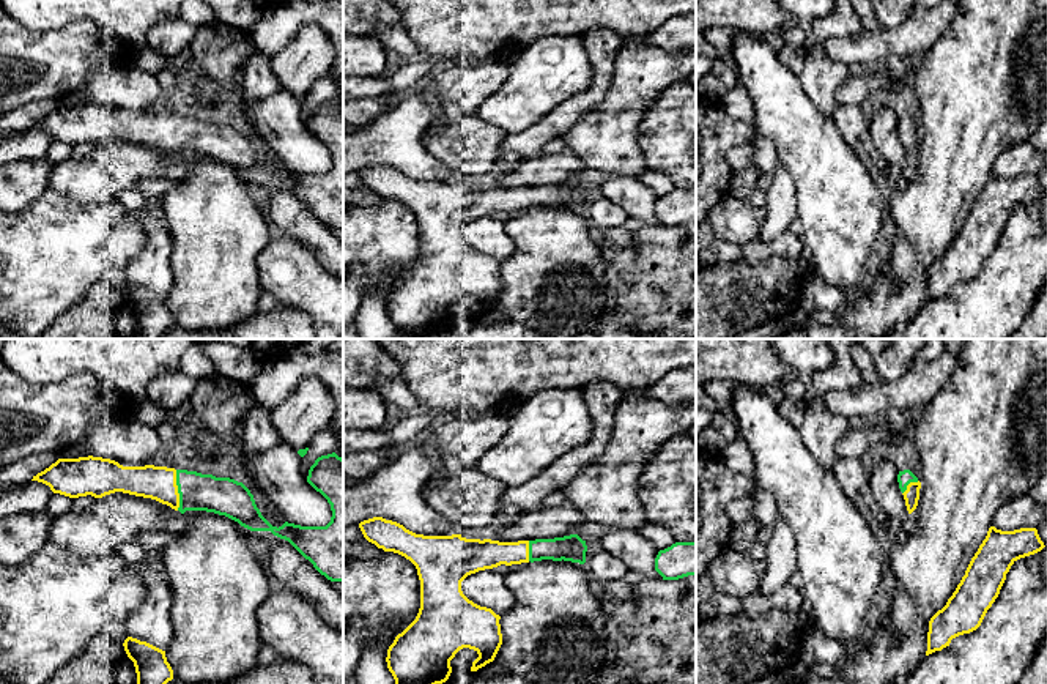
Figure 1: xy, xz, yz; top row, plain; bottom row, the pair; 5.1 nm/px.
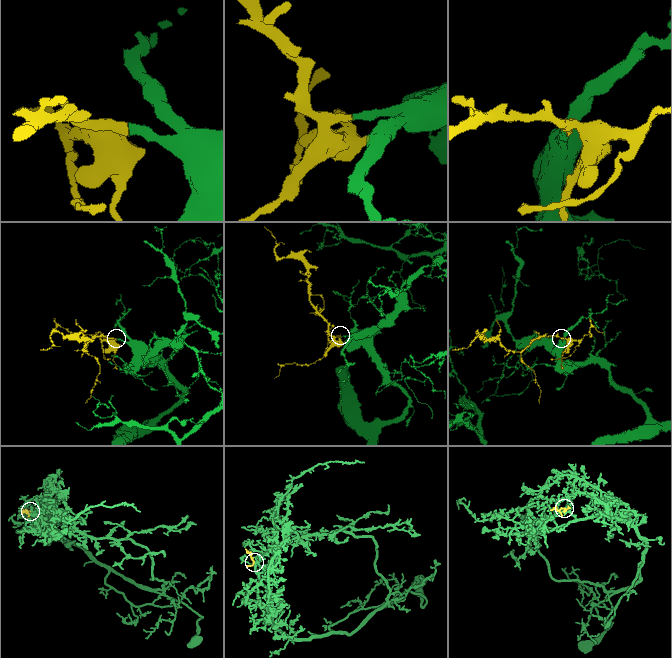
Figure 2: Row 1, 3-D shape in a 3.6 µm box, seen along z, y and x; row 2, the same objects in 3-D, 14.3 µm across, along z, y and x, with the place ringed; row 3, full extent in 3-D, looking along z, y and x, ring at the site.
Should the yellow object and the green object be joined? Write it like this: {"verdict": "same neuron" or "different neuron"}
{"verdict": "same neuron"}

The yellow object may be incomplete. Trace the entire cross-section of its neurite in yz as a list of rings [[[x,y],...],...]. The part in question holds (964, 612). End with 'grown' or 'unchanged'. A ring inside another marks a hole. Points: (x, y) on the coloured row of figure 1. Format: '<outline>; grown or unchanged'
[[[990,526],[946,605],[929,621],[926,656],[976,630],[1000,594],[1011,566],[1044,548],[1036,528],[1001,531]]]; unchanged

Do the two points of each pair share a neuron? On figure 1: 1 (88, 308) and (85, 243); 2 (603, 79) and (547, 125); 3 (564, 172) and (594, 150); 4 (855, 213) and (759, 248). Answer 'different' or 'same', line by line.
1: different
2: same
3: different
4: different

